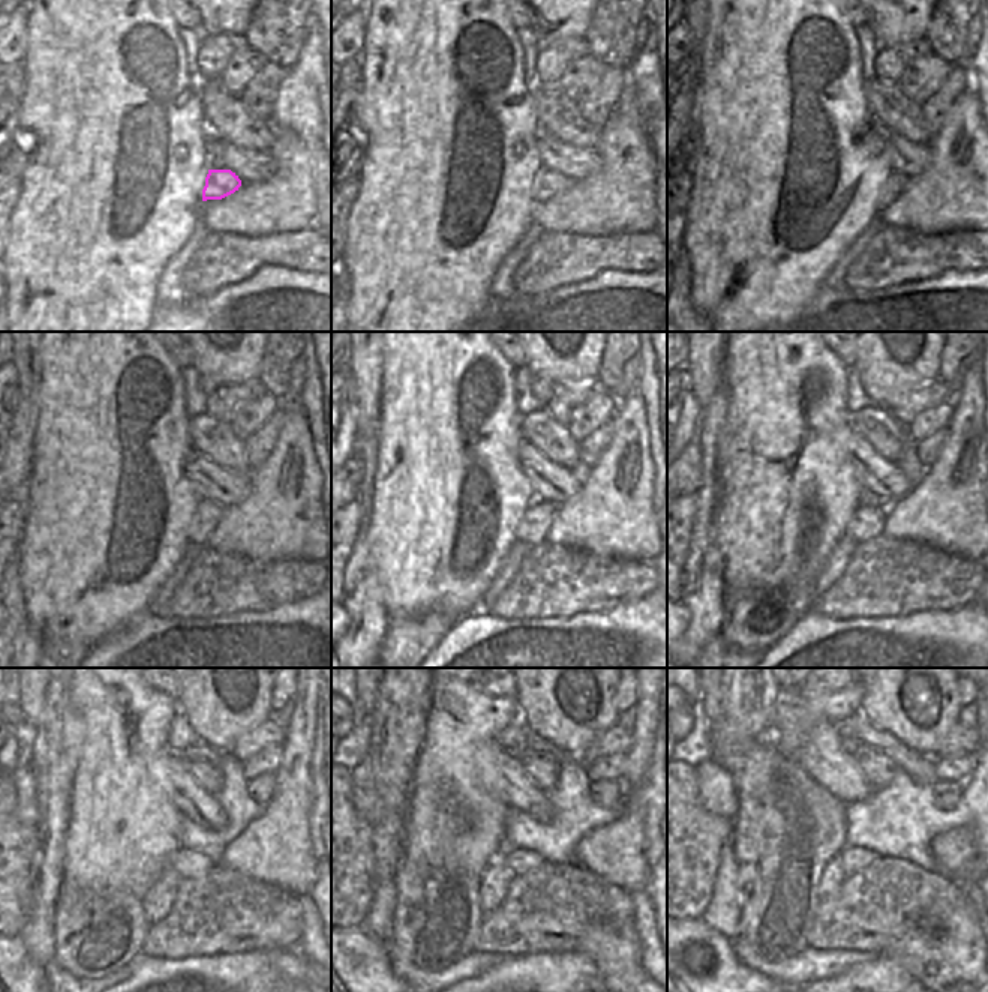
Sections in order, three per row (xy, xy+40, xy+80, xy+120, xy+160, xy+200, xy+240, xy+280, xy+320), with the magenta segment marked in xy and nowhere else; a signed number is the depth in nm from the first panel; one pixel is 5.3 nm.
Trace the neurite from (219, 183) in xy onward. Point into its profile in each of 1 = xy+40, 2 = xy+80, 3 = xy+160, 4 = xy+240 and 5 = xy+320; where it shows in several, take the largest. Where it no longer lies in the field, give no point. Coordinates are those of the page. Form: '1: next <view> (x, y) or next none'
1: next xy+40 (549, 183)
2: next xy+80 (895, 182)
3: next xy+160 (532, 529)
4: next xy+240 (188, 863)
5: next xy+320 (853, 860)

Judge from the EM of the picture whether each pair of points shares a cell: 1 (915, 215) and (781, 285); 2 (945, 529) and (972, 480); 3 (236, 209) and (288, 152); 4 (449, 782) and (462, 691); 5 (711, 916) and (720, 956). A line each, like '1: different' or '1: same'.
1: different
2: same
3: same
4: same
5: different

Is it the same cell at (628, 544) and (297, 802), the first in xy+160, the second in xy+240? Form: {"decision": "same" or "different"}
{"decision": "same"}

